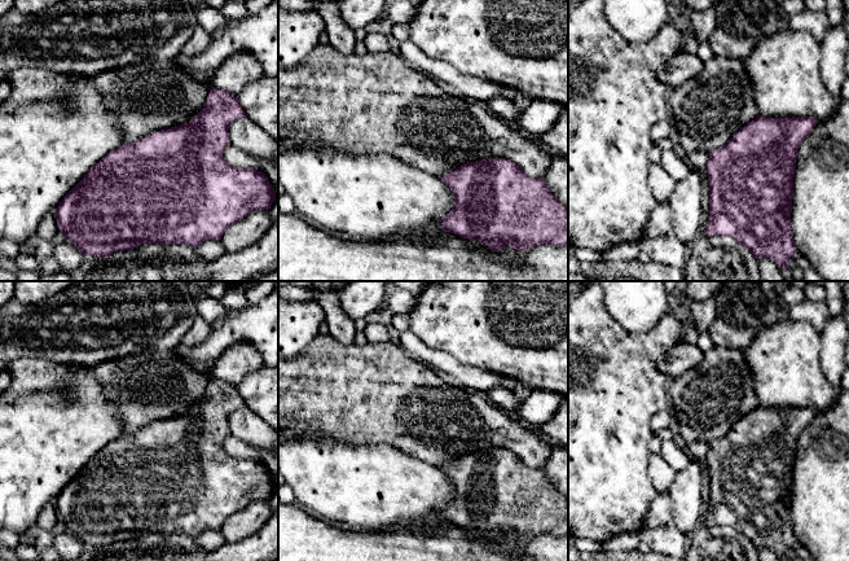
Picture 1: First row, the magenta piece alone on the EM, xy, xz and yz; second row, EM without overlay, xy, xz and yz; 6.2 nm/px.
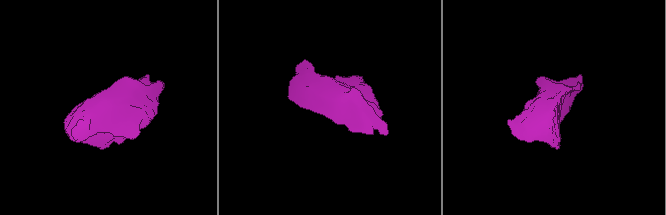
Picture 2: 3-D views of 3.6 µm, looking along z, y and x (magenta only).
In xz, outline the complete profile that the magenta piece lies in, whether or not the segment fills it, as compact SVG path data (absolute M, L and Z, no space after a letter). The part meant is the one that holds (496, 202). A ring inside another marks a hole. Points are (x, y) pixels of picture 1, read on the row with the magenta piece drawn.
M485 158L461 165L439 176L454 196L454 207L440 219L444 231L480 241L493 251L509 245L520 253L538 245L568 246L568 211L542 179L529 177L506 158Z

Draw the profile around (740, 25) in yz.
M718 0L717 25L708 39L714 56L744 61L764 36L786 26L782 0Z

